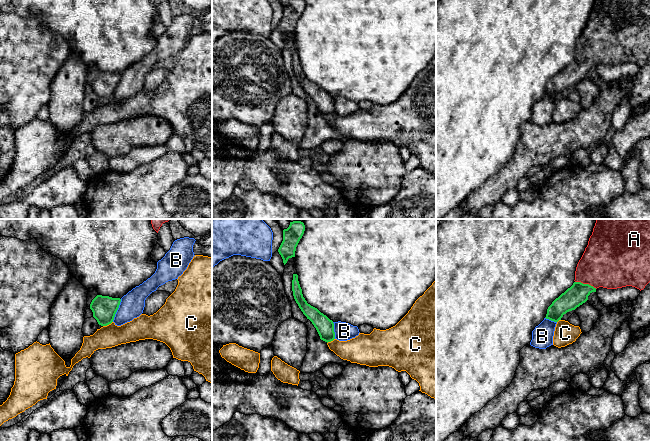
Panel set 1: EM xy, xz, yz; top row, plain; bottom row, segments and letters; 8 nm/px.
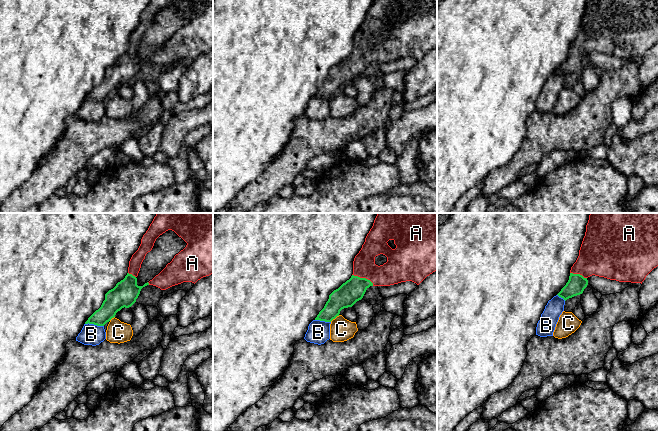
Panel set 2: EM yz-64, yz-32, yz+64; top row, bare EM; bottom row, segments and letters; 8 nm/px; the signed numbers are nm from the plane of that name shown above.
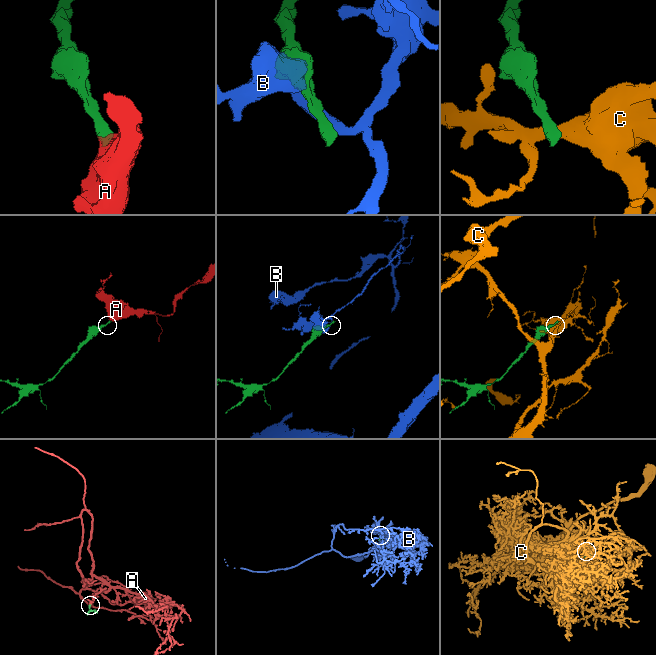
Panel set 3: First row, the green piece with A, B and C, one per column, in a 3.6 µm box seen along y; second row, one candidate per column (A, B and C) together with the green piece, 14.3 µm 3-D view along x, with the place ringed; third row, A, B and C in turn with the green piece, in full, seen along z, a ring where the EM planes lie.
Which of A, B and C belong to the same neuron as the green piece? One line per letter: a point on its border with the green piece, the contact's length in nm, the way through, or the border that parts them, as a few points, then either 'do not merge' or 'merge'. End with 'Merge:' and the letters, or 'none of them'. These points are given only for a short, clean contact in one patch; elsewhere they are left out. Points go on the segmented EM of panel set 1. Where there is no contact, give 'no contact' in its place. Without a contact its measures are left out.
A: meets green in yz at (586, 284); contact 190 nm long; runs through yz (577, 294), (586, 284), (608, 262); merge
B: meets green in xy at (117, 309); contact 200 nm long; do not merge
C: meets green in xy at (107, 324); contact 90 nm long; border along xy (112, 321), (103, 326); do not merge
Merge: A

